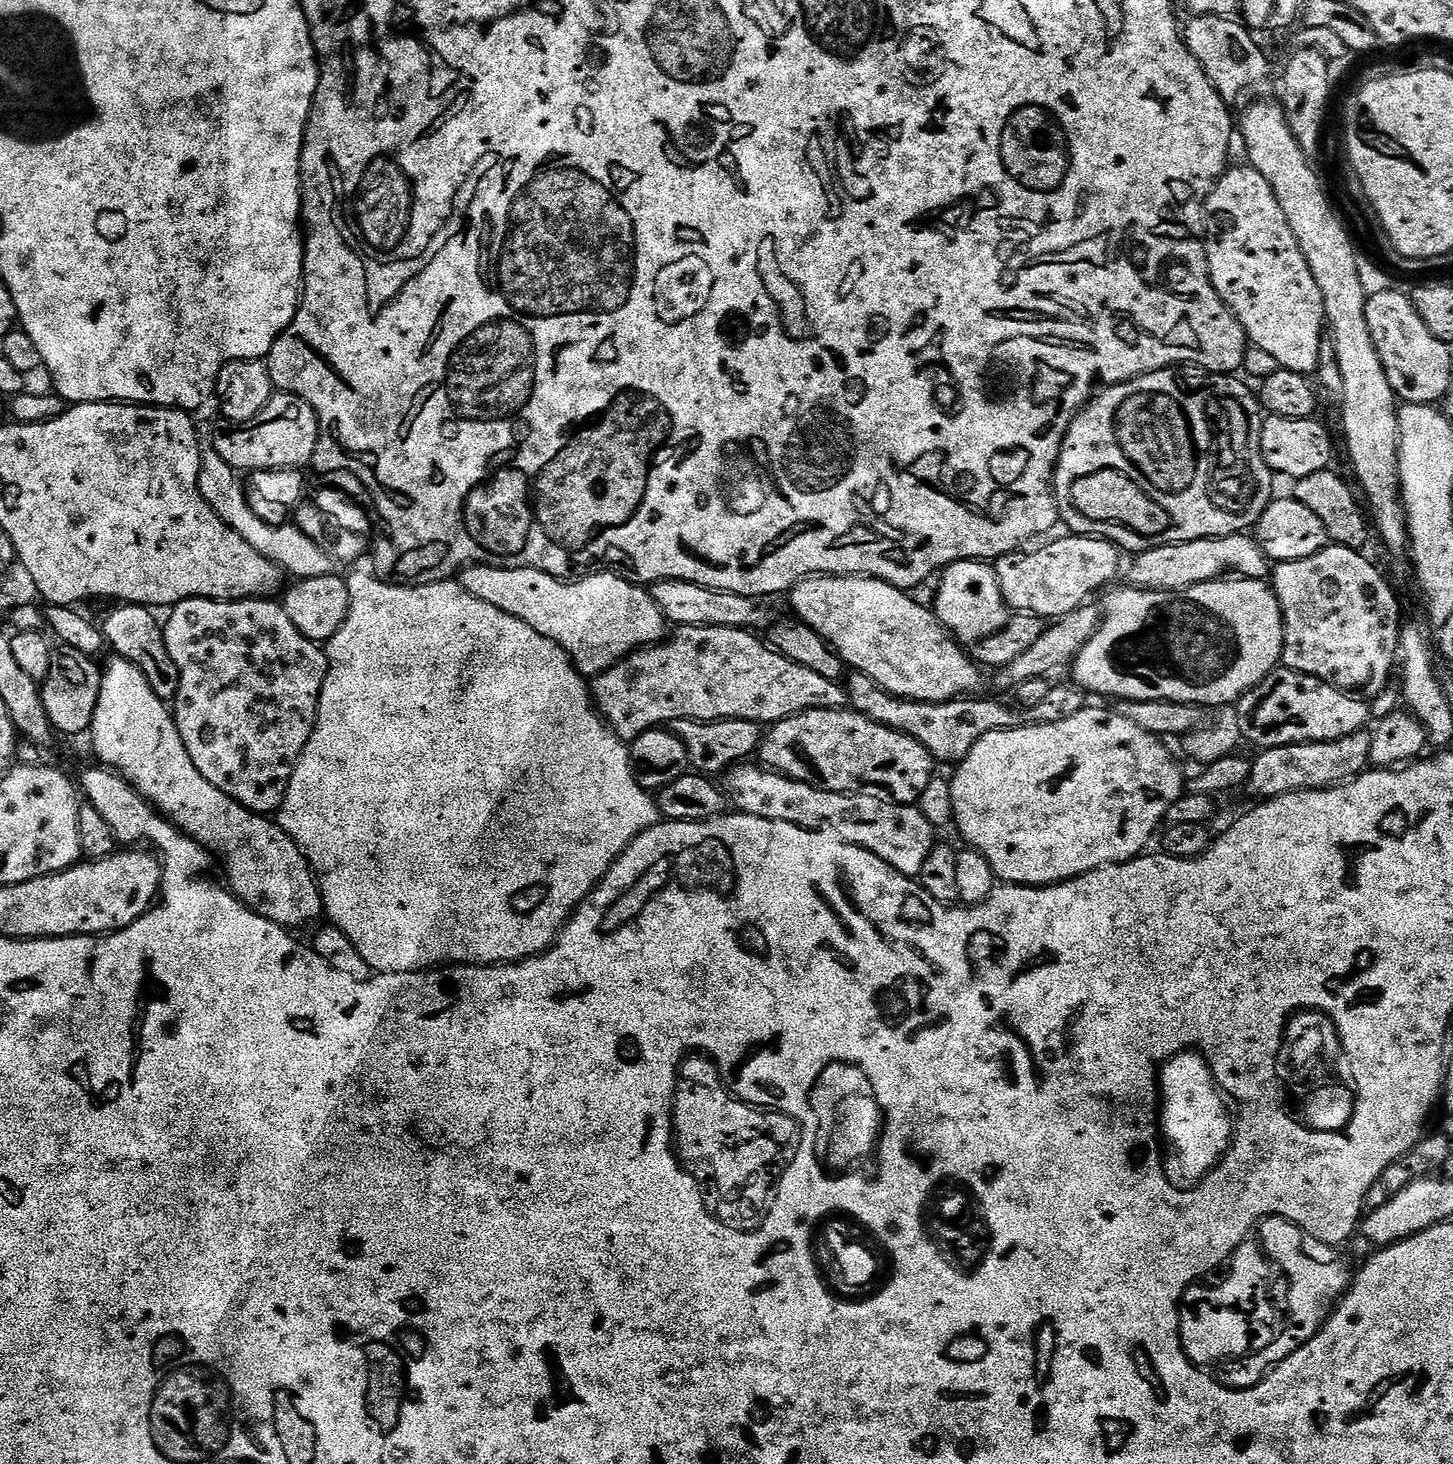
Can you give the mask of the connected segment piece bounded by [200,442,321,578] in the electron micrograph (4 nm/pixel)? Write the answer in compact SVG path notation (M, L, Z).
M210 442L201 443L200 493L202 498L206 498L206 502L214 510L214 514L218 514L218 518L222 518L222 522L226 522L226 526L230 526L235 532L242 534L242 538L246 538L246 542L250 542L250 546L254 546L254 550L258 550L258 554L270 558L270 562L278 565L287 575L289 572L292 578L303 577L305 575L304 556L319 557L321 555L320 547L314 542L310 542L310 538L306 538L306 534L302 534L302 530L297 528L295 523L267 524L262 522L262 518L258 518L254 514L254 510L250 510L248 499L244 493L244 484L236 479L238 479L237 473L218 455L218 450L214 450L214 446Z

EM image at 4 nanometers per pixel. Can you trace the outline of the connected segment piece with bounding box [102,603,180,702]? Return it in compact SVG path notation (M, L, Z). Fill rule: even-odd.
M121 603L102 623L102 631L107 647L124 660L134 662L138 670L150 682L154 694L165 702L175 701L178 694L178 682L180 671L174 666L174 658L170 658L170 650L166 650L166 638L161 621L156 621L157 613L151 608L145 608L142 604Z

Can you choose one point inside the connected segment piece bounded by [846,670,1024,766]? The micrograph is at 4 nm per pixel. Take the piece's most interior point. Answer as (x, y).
(949, 731)

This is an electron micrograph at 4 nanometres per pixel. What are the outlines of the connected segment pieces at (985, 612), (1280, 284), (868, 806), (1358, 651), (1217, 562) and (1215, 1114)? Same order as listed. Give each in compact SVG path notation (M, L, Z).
M960 560L943 569L940 578L934 611L961 645L976 644L982 638L990 638L990 634L998 634L998 630L1007 626L1010 609L1002 598L996 570L991 563L983 560Z
M1251 166L1243 167L1229 167L1224 175L1213 184L1212 191L1207 193L1204 202L1204 239L1208 250L1208 273L1212 279L1212 285L1216 293L1222 298L1222 302L1238 318L1238 322L1244 328L1249 341L1255 347L1266 350L1279 367L1305 374L1315 373L1319 366L1319 342L1326 332L1322 290L1318 290L1318 282L1314 282L1314 274L1310 274L1310 266L1306 266L1306 258L1298 246L1298 238L1294 238L1294 230L1290 230L1290 222L1286 222L1286 214L1282 214L1282 206L1278 206L1278 198L1274 198L1274 190L1270 190L1270 182L1266 182L1266 178L1262 178L1262 174L1258 174L1258 170L1254 170Z
M741 762L729 768L722 788L737 813L827 832L847 844L870 850L904 876L919 877L926 858L930 858L930 850L938 843L937 829L920 813L919 807L897 804L880 794L863 796L865 793L860 790L849 794L815 788L756 762Z
M1329 543L1327 548L1324 548L1318 554L1310 554L1310 558L1298 558L1297 560L1281 560L1271 569L1270 572L1270 587L1275 592L1280 609L1284 615L1284 649L1280 655L1283 667L1301 672L1307 676L1318 678L1322 682L1326 682L1330 686L1340 688L1344 692L1355 693L1356 688L1368 688L1367 695L1376 697L1380 691L1389 687L1392 676L1392 667L1397 667L1398 653L1400 651L1400 630L1402 621L1400 621L1400 600L1396 597L1394 589L1388 585L1388 580L1364 557L1363 551L1348 549L1346 546Z
M1248 534L1158 546L1139 553L1133 560L1136 561L1128 572L1127 583L1133 588L1148 588L1151 592L1181 592L1183 588L1228 578L1233 574L1246 580L1264 580L1270 572L1268 557Z
M1195 1050L1171 1056L1161 1067L1158 1083L1162 1097L1158 1124L1167 1148L1163 1157L1166 1180L1174 1190L1189 1191L1220 1163L1228 1151L1234 1135L1234 1116L1231 1111L1228 1113L1224 1105L1225 1093L1216 1087L1207 1062Z

